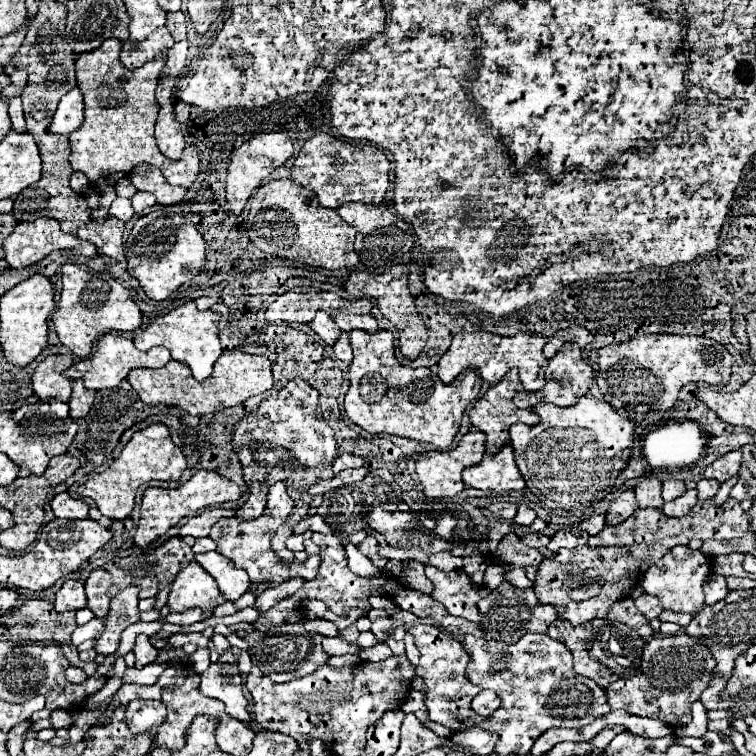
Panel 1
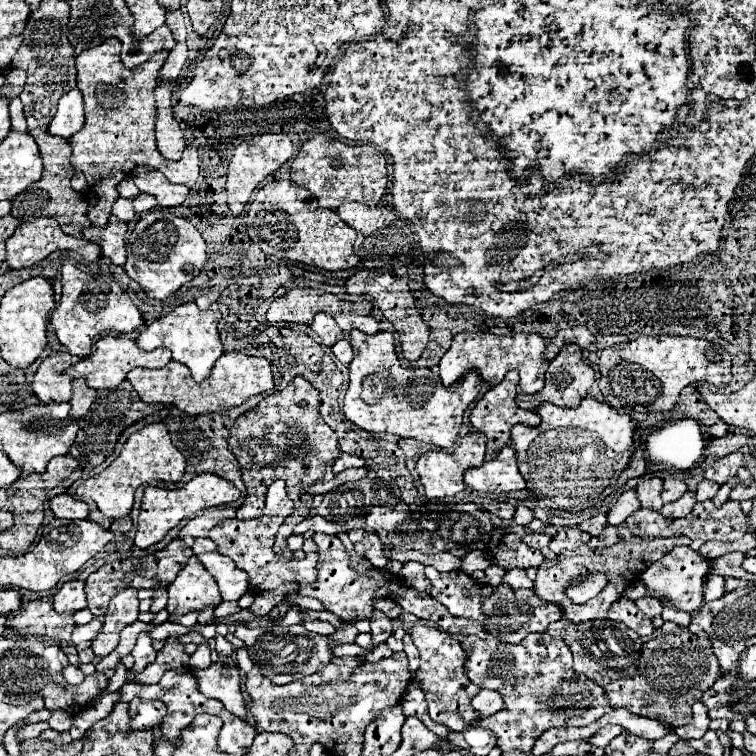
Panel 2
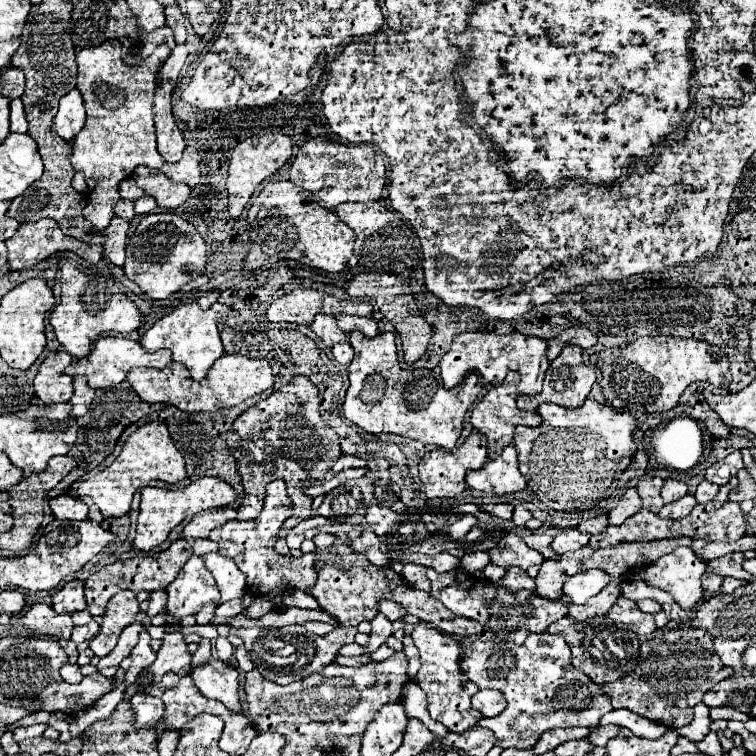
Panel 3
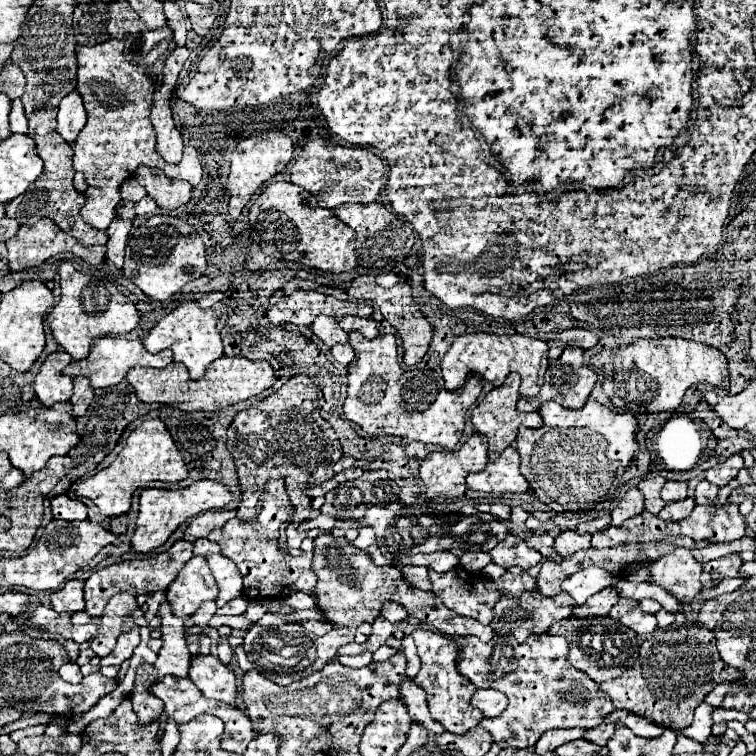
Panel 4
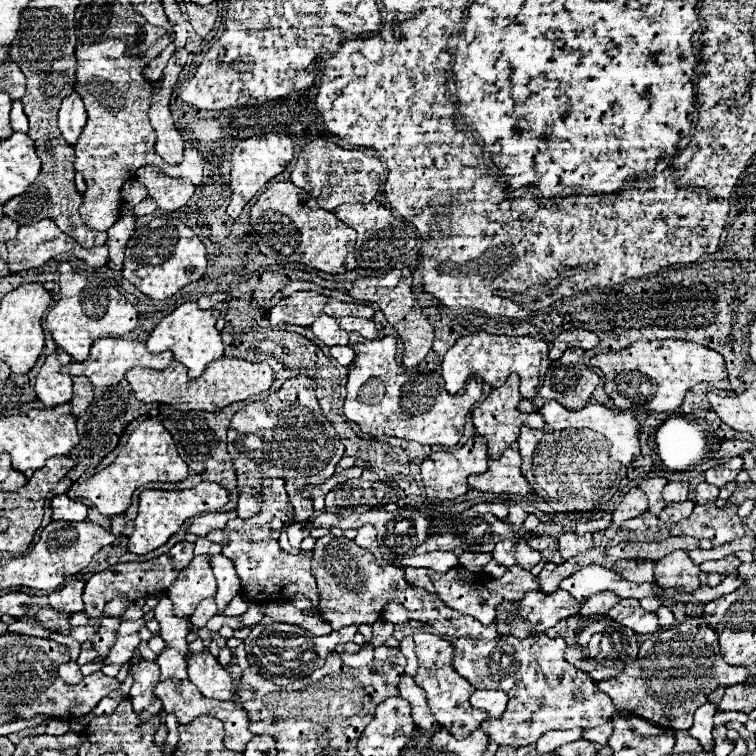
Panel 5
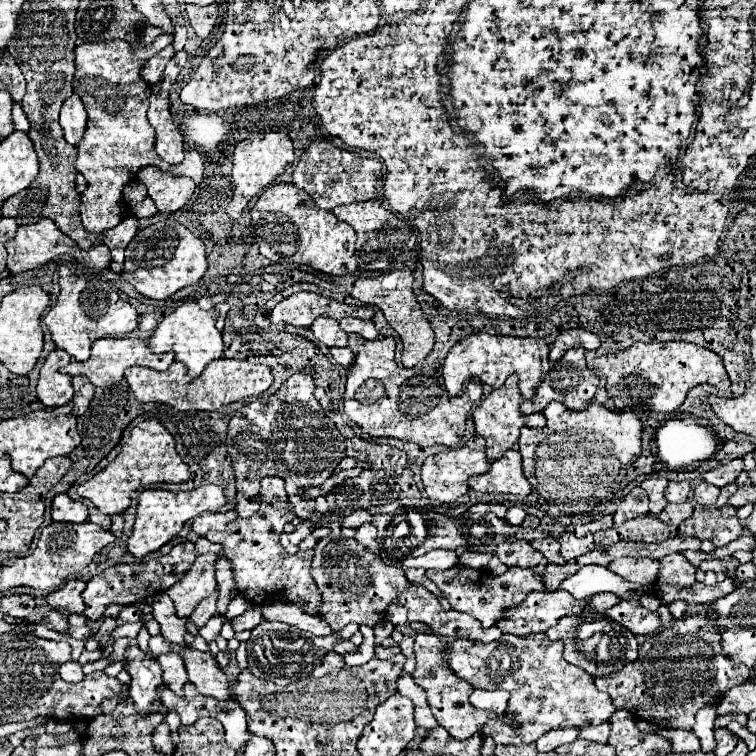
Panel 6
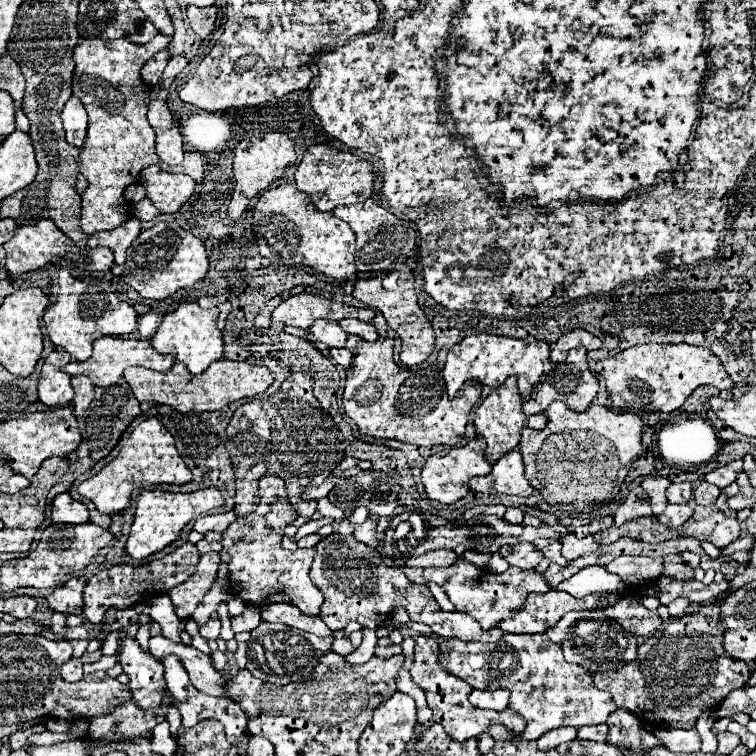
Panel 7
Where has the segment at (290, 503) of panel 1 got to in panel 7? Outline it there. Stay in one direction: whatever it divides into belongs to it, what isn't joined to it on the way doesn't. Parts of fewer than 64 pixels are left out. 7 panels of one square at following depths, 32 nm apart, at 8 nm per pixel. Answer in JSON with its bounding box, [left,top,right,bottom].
[220,474,322,616]

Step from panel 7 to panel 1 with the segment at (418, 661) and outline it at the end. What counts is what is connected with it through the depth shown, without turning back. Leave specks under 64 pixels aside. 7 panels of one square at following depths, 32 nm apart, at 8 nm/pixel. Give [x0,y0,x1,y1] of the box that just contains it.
[408,624,480,730]

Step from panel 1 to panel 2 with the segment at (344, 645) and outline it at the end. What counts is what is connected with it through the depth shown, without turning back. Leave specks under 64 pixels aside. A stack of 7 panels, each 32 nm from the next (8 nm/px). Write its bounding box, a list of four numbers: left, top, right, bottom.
[334,644,368,656]

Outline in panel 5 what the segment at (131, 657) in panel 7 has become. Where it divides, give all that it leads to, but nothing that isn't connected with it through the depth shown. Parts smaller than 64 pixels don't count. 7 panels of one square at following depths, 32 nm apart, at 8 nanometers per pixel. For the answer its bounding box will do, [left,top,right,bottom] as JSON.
[130,658,162,720]

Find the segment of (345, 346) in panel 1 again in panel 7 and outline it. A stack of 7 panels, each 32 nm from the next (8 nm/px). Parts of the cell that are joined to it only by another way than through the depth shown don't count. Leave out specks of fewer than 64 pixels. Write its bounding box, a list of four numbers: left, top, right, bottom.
[330,348,352,370]

